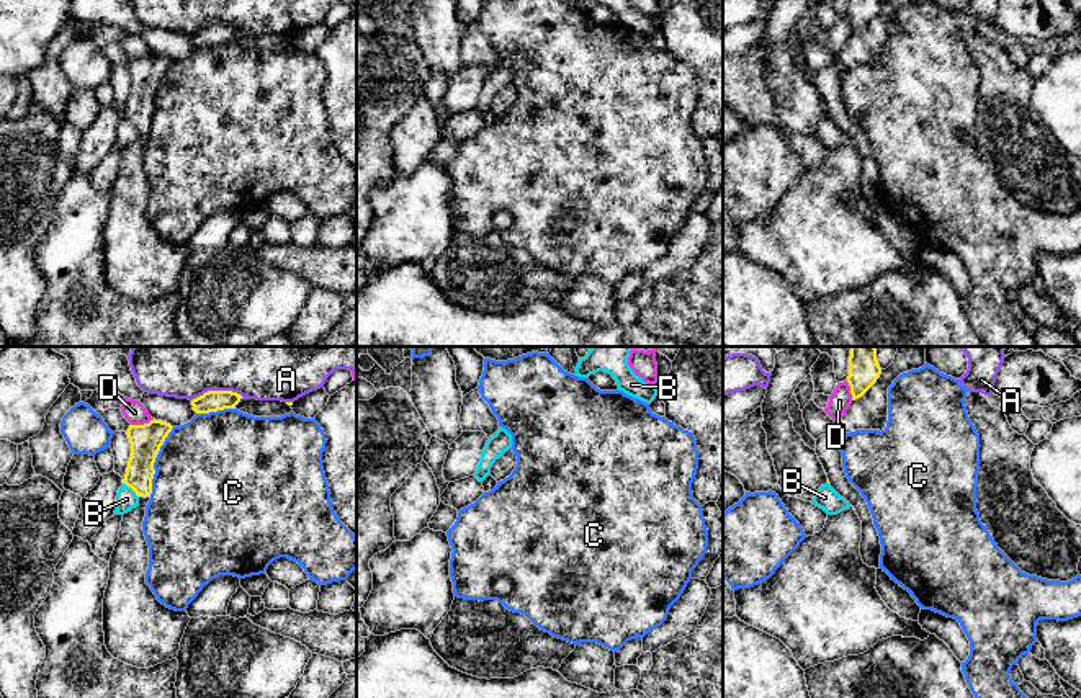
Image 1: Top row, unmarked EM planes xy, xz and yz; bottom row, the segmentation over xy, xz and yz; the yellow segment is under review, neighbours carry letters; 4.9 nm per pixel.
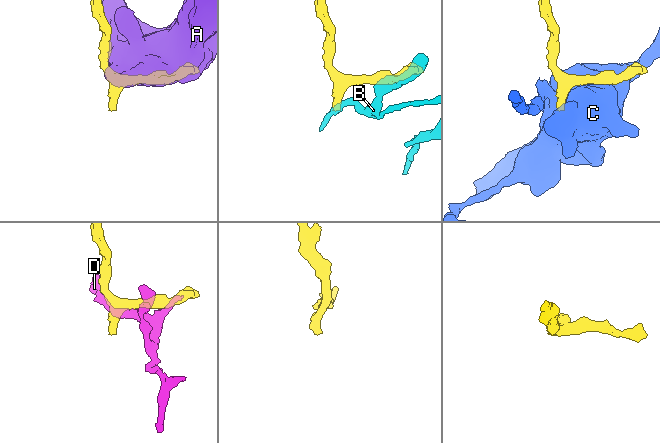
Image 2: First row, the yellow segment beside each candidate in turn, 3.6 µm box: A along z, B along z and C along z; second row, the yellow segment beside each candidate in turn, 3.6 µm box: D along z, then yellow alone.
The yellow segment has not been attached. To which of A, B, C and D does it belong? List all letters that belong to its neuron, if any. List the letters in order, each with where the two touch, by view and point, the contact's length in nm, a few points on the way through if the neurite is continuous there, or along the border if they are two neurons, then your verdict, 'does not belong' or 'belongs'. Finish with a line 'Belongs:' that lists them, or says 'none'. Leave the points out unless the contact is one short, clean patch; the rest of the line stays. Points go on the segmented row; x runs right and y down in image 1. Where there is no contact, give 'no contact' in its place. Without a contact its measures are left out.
A: meets yellow in xy at (216, 391); contact 260 nm long; does not belong
B: meets yellow in xy at (131, 487); contact 110 nm long; border along xy (123, 483), (138, 497); does not belong
C: meets yellow in xy at (154, 461); contact 360 nm long; does not belong
D: meets yellow in xy at (144, 424); contact 120 nm long; does not belong
Belongs: none

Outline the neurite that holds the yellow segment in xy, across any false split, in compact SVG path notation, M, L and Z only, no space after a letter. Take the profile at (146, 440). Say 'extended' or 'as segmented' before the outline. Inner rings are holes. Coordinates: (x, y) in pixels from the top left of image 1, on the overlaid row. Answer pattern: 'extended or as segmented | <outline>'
extended | M154 418L144 425L129 425L126 432L131 458L123 484L136 492L139 505L123 515L119 539L110 559L103 633L108 652L137 669L177 659L191 620L186 611L162 605L146 584L149 546L142 521L152 494L154 463L172 428Z

